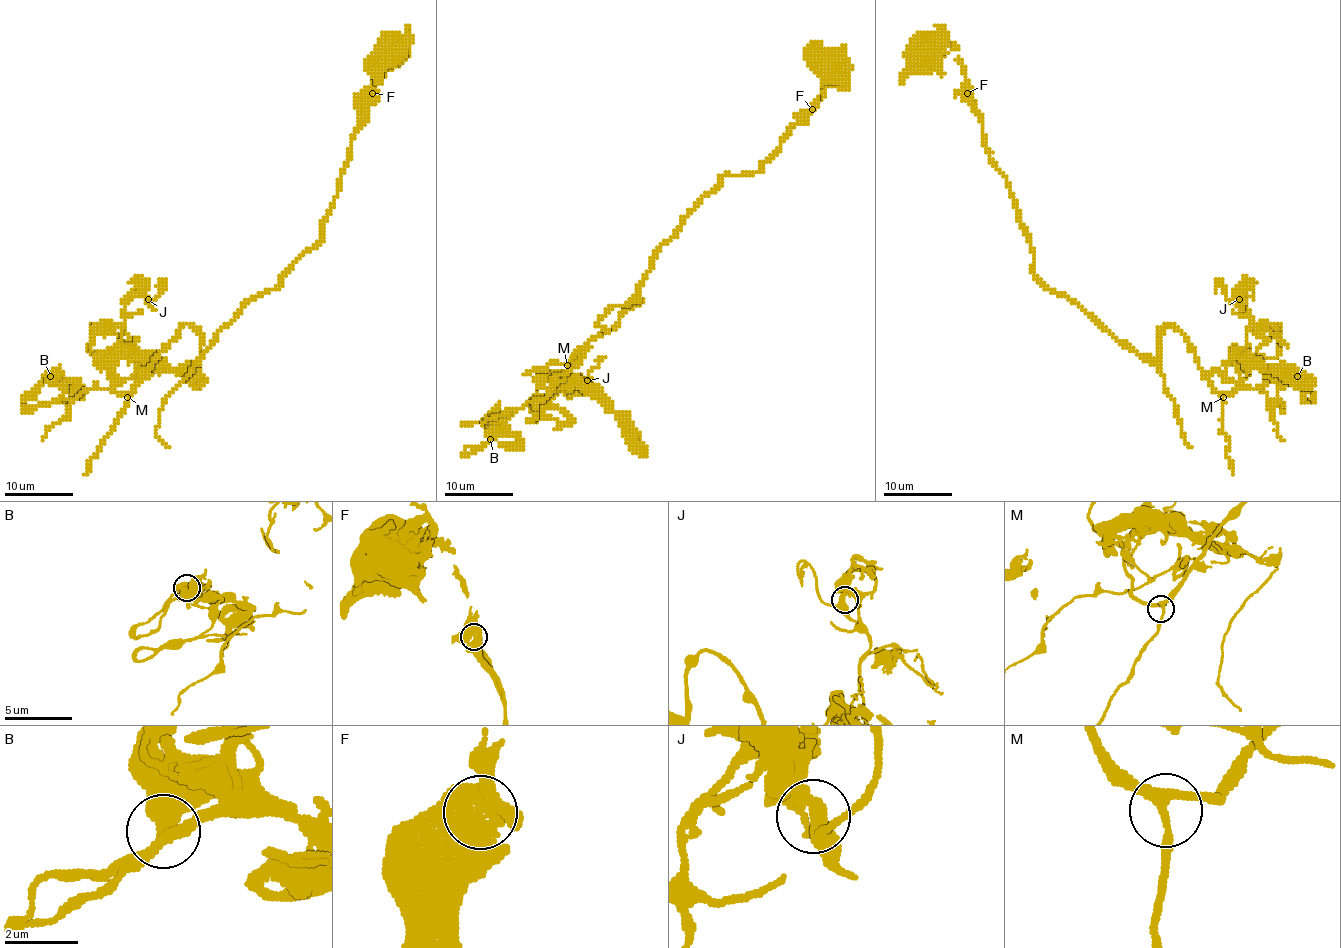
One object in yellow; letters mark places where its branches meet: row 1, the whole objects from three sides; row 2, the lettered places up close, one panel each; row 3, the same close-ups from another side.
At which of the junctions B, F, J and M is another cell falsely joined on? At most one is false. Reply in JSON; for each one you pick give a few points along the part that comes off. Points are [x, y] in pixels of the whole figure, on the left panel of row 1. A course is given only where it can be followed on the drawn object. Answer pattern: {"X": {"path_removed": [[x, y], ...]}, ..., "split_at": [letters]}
{"split_at": []}

